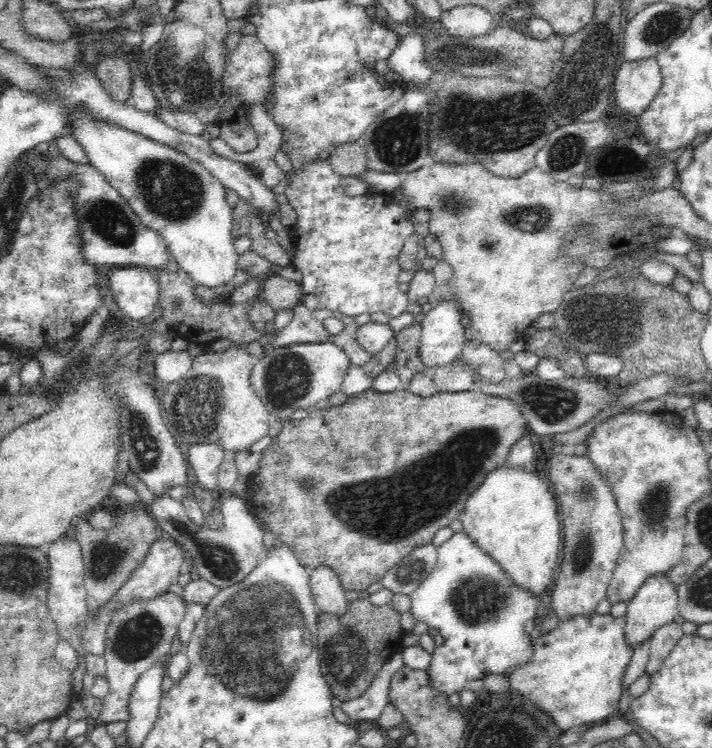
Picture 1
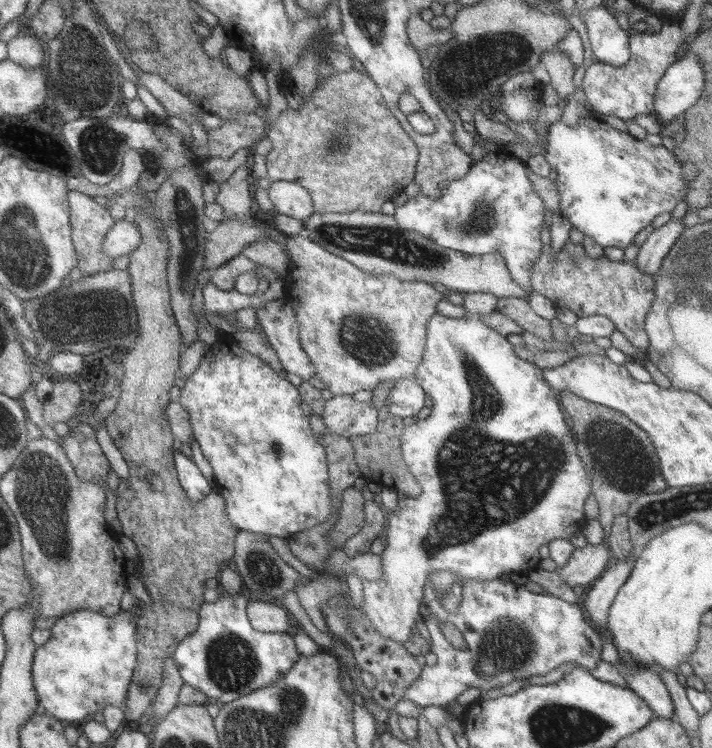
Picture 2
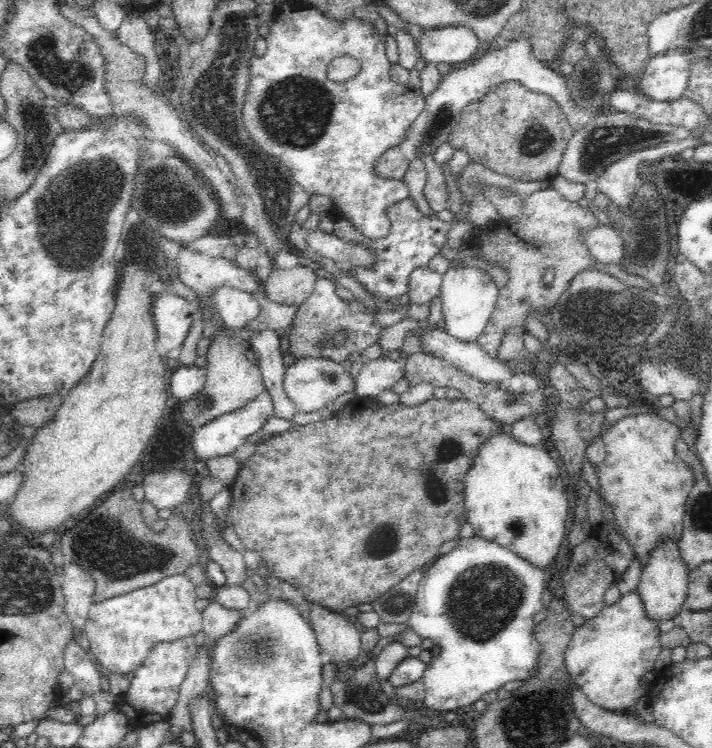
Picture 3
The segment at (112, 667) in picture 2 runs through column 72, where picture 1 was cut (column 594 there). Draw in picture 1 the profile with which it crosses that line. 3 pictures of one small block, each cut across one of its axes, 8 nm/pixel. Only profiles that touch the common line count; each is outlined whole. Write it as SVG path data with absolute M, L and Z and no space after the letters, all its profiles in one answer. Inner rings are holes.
M594 611L590 615L576 615L572 620L564 620L556 628L533 640L532 653L527 661L509 674L510 684L526 700L526 706L536 713L542 708L550 714L560 730L572 730L572 726L587 727L588 722L598 722L619 711L622 698L622 678L630 658L632 648L625 646L625 617L614 618L610 613L601 615Z

